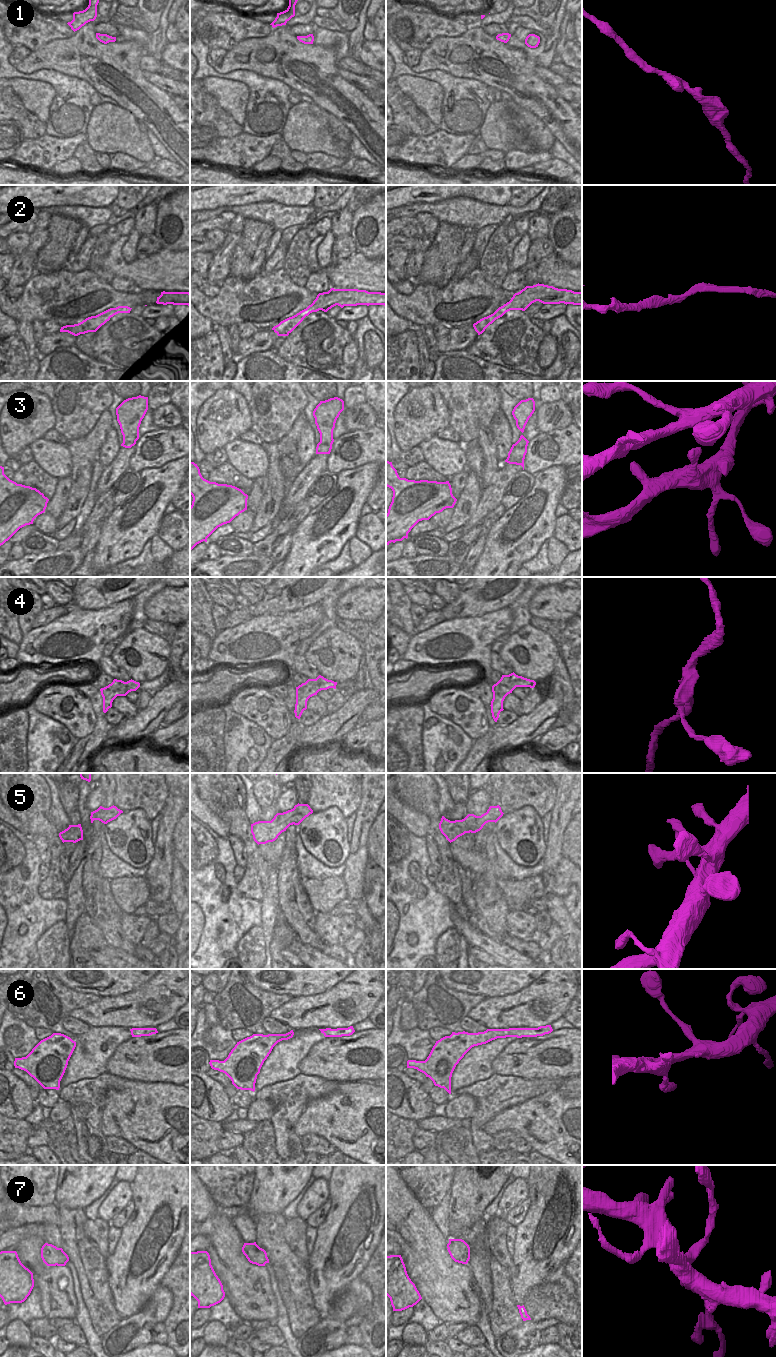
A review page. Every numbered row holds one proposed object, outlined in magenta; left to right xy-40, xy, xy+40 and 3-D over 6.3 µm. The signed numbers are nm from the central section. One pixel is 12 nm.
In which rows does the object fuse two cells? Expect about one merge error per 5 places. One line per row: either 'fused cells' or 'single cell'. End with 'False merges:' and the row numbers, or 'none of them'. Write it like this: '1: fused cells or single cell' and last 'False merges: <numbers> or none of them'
1: single cell
2: single cell
3: single cell
4: single cell
5: single cell
6: single cell
7: fused cells
False merges: 7

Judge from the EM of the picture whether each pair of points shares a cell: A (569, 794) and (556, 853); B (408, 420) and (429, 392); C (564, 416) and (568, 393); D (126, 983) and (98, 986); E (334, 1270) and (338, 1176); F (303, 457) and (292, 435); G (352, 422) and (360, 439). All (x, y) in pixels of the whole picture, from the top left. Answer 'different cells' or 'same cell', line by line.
A: same cell
B: same cell
C: different cells
D: same cell
E: same cell
F: different cells
G: different cells

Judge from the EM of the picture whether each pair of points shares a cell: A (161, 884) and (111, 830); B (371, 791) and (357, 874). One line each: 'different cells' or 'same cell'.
A: different cells
B: same cell

